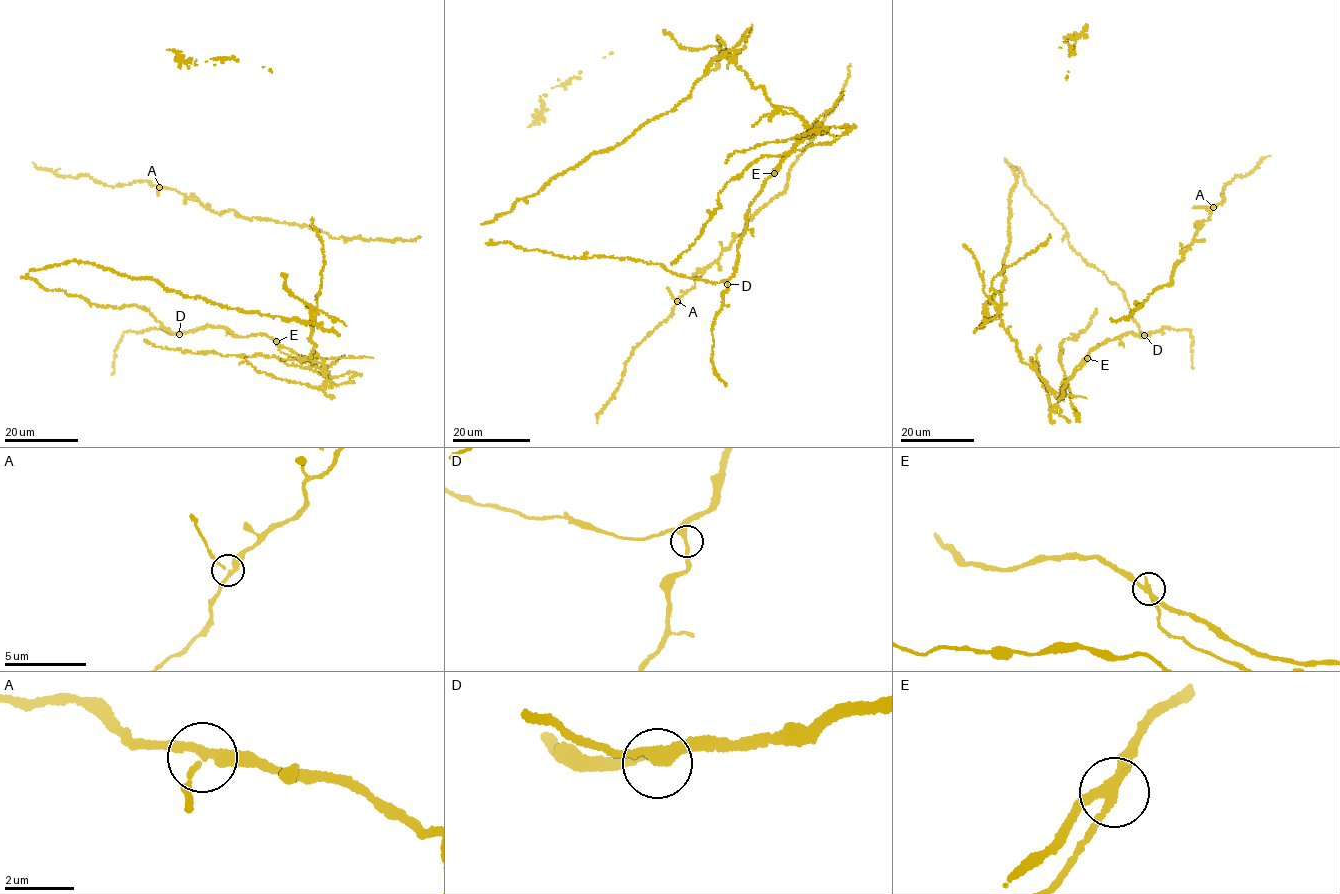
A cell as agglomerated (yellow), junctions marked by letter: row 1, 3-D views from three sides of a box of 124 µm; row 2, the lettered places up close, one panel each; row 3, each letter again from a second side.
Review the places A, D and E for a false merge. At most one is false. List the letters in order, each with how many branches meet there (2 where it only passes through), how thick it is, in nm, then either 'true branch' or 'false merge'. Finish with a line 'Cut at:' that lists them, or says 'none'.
A: 3 branches meet; 240 nm thick; true branch
D: 3 branches meet; 240 nm thick; true branch
E: 3 branches meet; 240 nm thick; false merge
Cut at: E

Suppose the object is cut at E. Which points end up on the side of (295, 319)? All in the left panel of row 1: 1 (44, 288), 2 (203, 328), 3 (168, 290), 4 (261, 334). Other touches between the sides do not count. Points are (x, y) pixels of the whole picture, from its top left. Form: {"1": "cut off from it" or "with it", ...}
{"1": "cut off from it", "2": "cut off from it", "3": "with it", "4": "cut off from it"}

